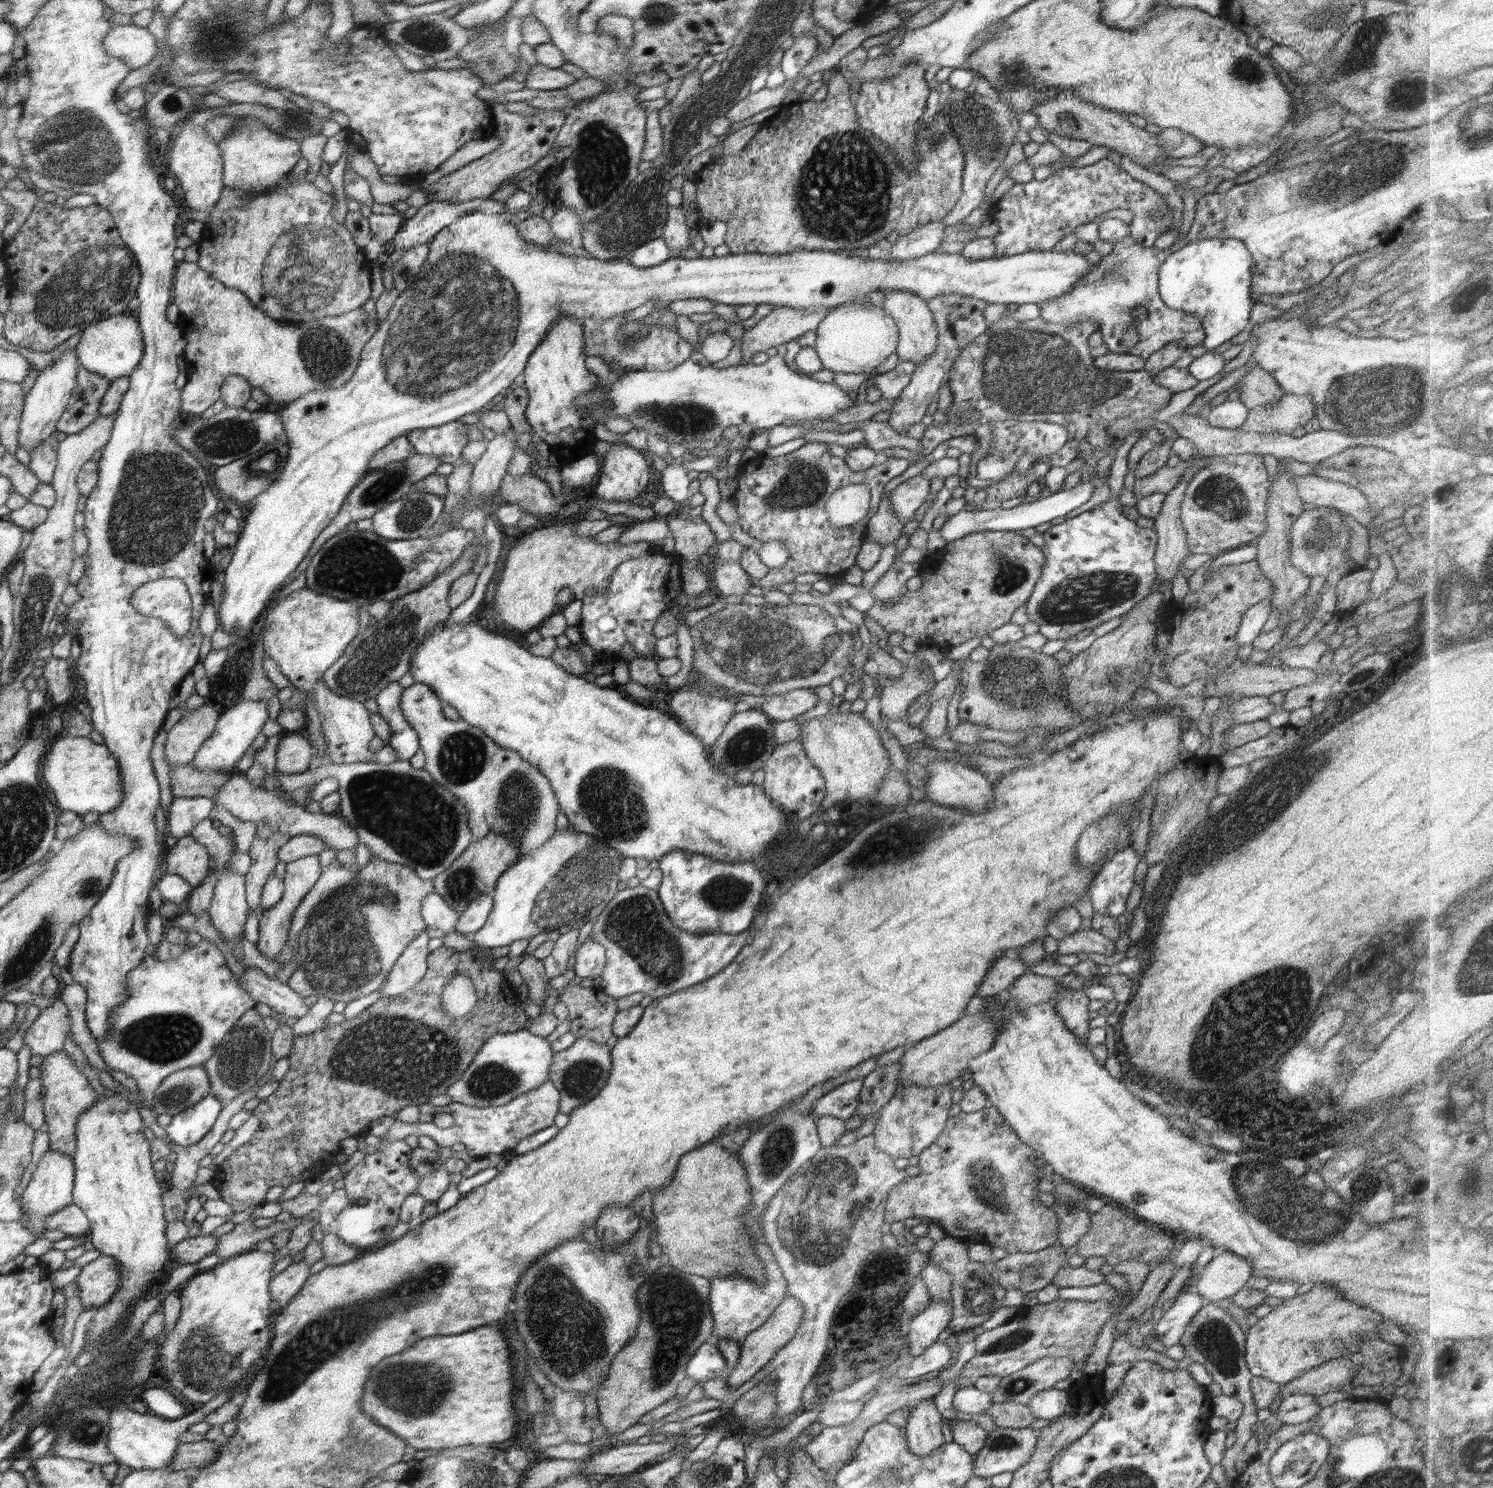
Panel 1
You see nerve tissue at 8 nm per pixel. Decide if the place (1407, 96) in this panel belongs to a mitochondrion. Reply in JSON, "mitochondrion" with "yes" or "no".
{"mitochondrion":"yes"}

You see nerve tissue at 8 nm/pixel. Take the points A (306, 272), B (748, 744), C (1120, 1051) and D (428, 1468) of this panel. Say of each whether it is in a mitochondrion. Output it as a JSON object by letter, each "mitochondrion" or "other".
{"A":"mitochondrion","B":"mitochondrion","C":"other","D":"other"}

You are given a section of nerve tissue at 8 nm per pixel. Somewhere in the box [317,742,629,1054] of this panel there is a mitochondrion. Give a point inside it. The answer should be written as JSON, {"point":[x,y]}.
{"point":[408,814]}

